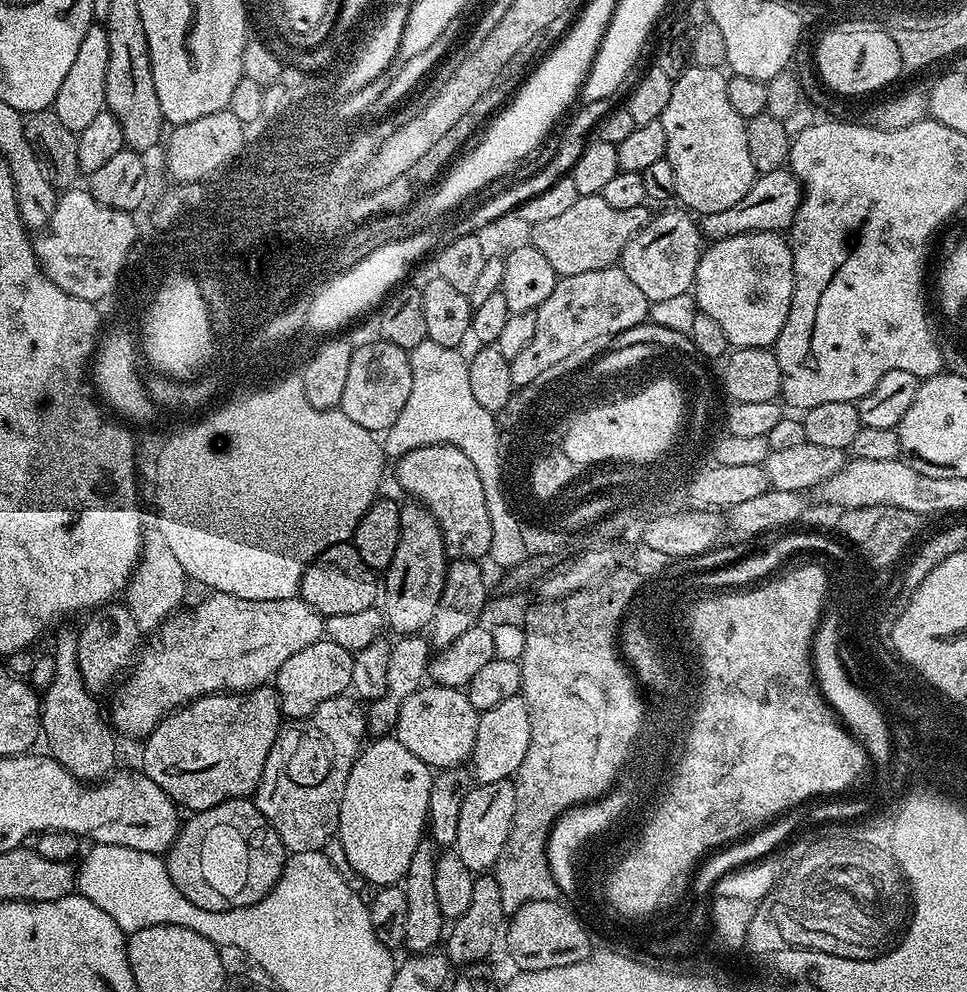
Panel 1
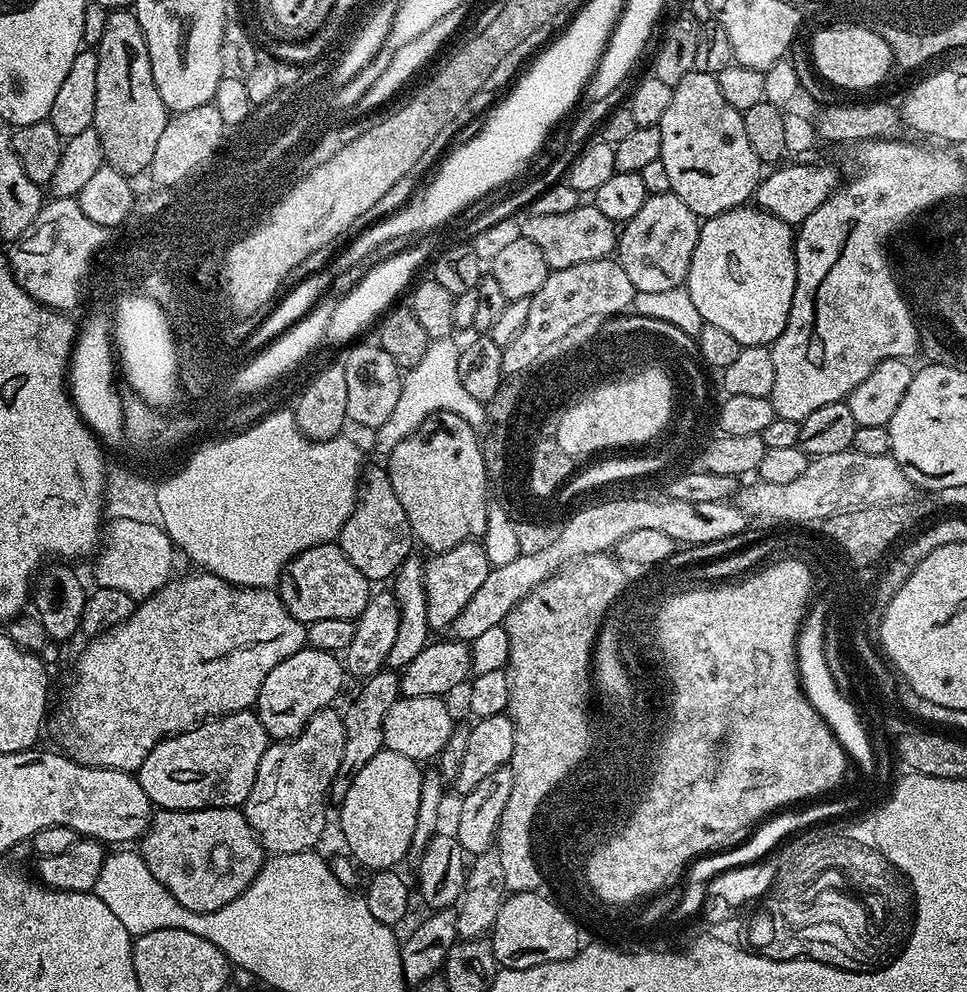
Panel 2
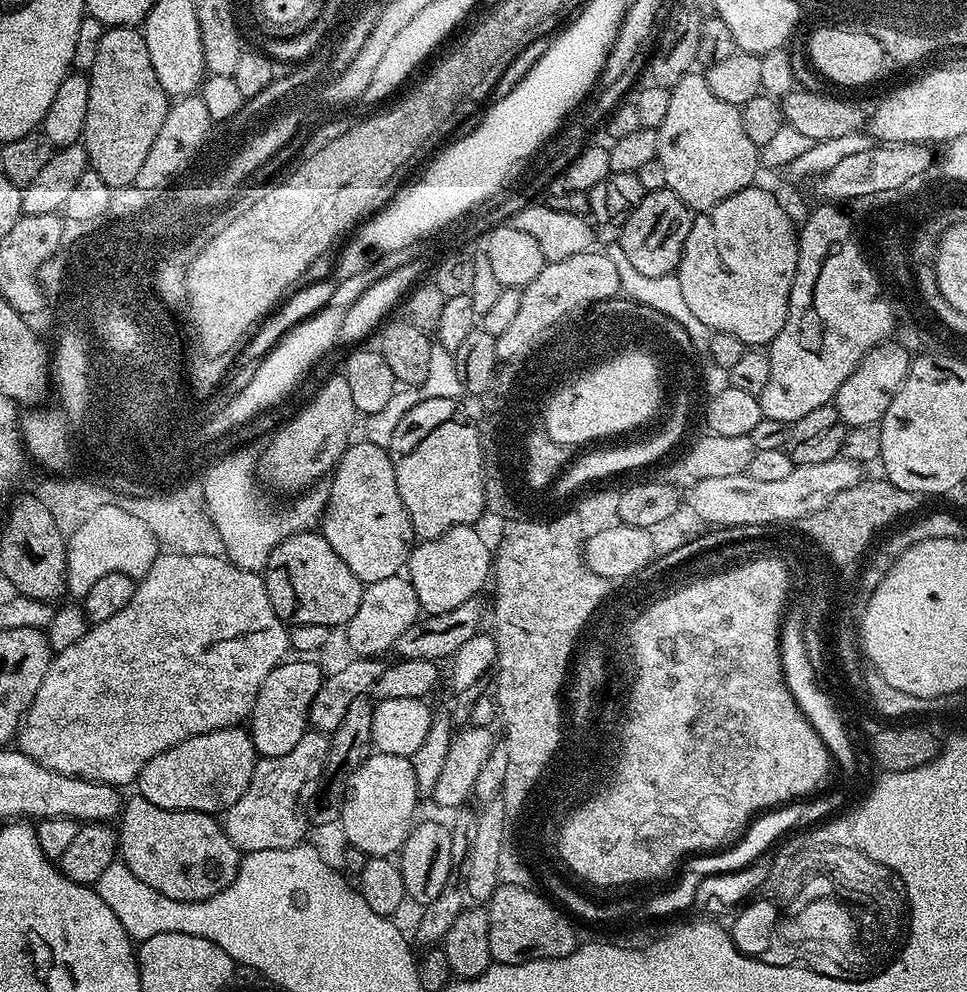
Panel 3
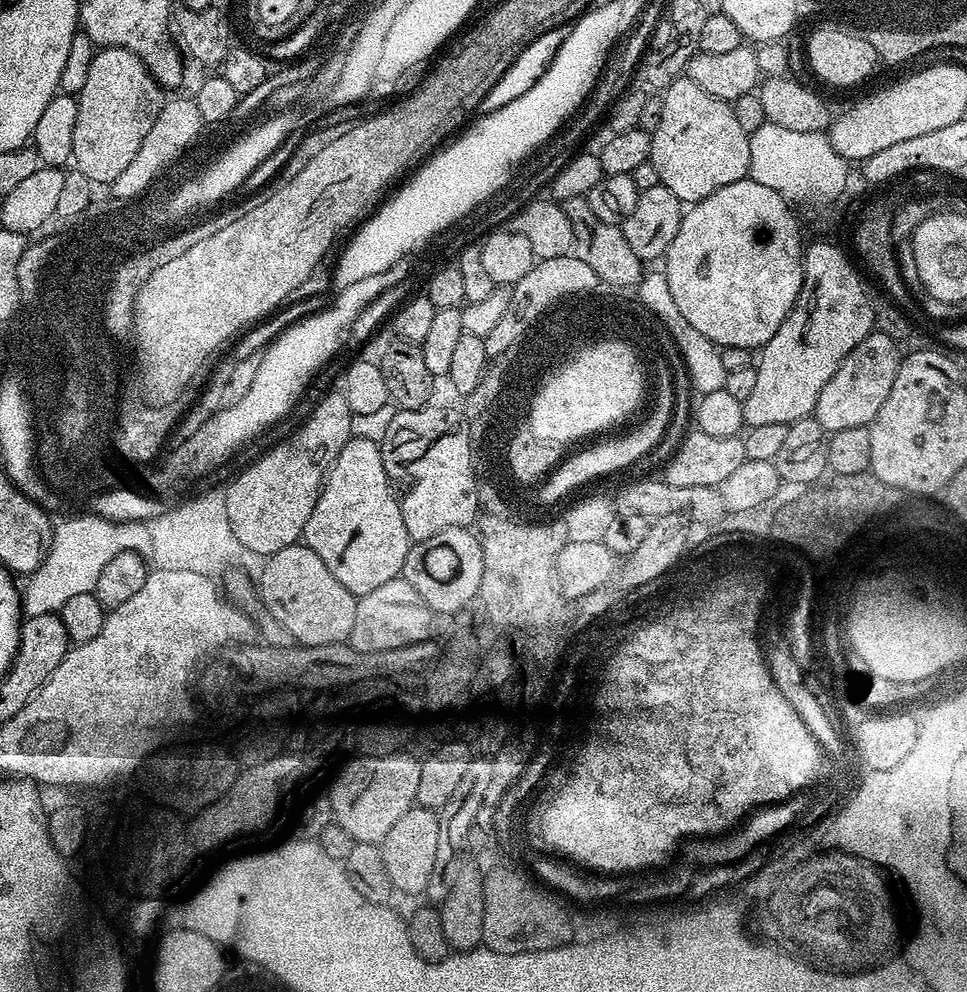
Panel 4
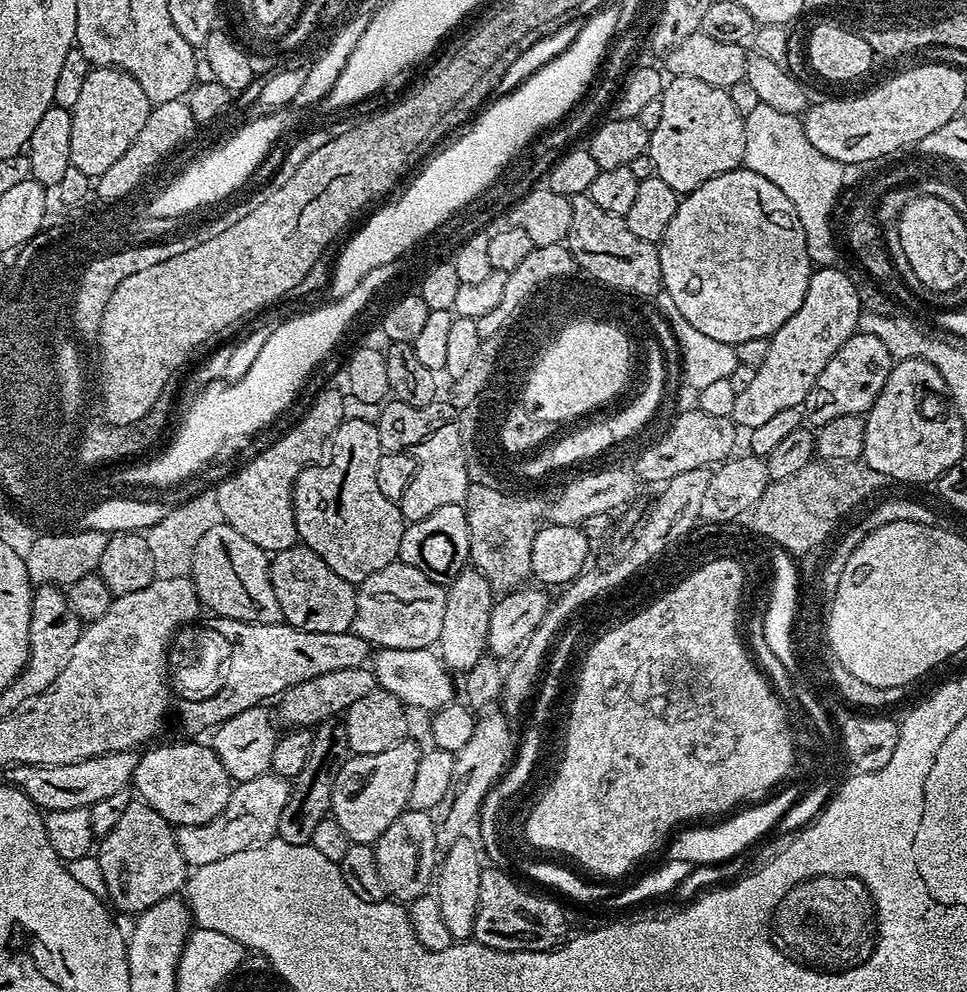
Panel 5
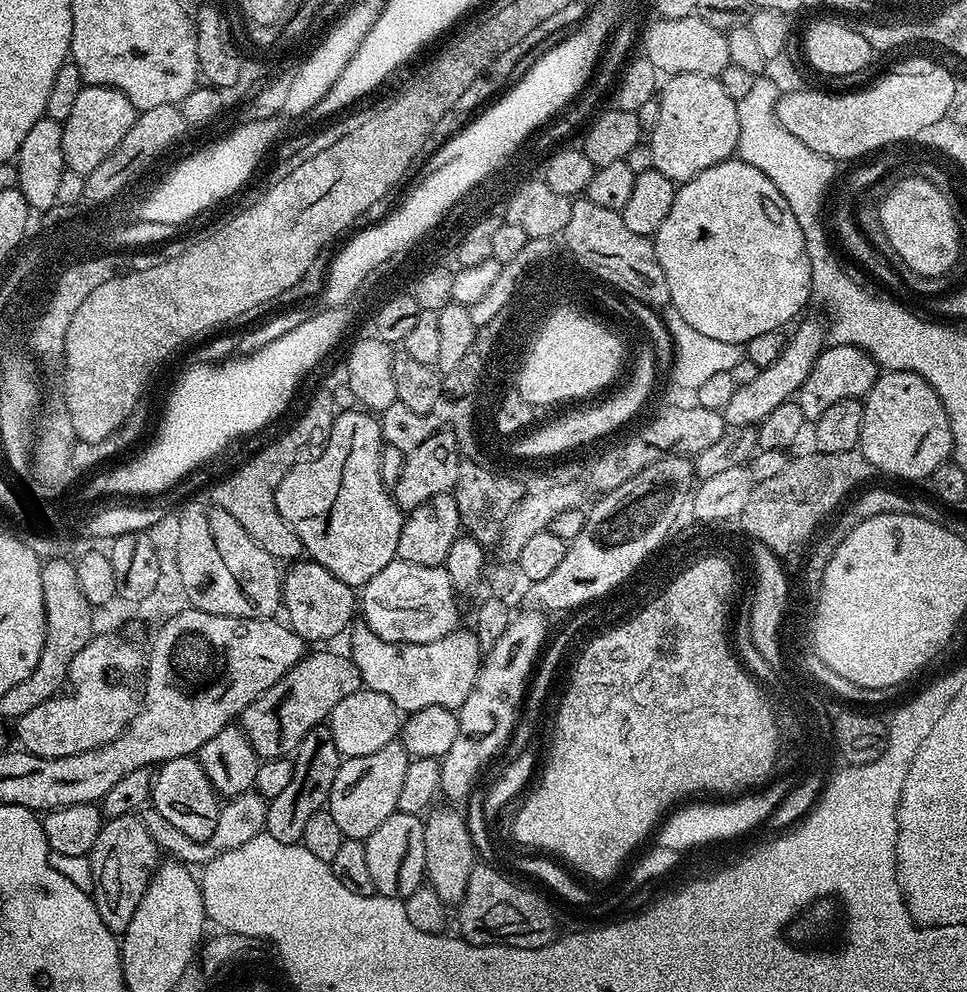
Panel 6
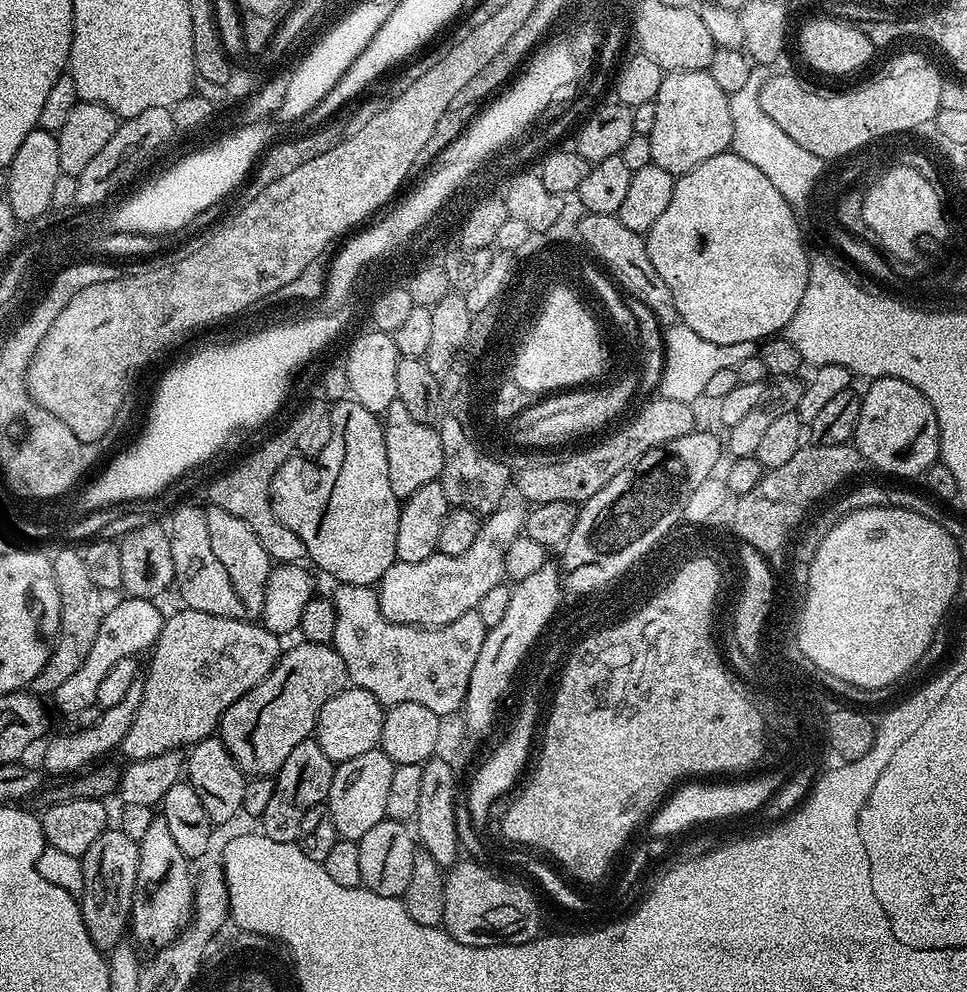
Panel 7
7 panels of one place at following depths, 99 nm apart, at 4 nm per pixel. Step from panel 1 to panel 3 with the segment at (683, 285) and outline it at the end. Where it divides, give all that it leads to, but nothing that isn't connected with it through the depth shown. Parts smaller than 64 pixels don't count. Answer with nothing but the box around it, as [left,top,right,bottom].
[618,187,693,278]

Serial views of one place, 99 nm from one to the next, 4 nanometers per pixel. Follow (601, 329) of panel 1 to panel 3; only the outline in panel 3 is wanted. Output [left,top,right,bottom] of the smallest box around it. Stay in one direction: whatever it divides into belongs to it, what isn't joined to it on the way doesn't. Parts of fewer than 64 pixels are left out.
[496,250,620,359]

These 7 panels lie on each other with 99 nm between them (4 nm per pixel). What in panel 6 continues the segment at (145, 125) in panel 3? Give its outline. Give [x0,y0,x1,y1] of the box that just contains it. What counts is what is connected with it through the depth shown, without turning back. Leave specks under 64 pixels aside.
[62,84,138,176]

